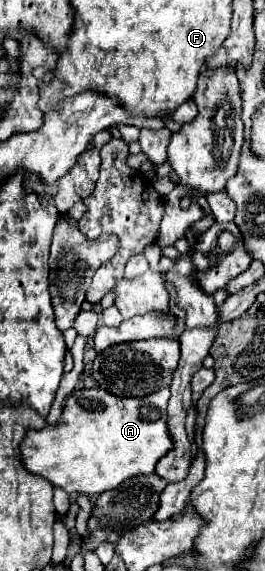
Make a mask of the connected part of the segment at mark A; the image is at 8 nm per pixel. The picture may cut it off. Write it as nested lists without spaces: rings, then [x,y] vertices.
[[[101,387],[73,391],[55,425],[31,429],[19,445],[27,471],[45,477],[67,493],[97,497],[133,475],[153,473],[157,461],[171,449],[167,431],[169,387],[147,397],[115,397]]]

